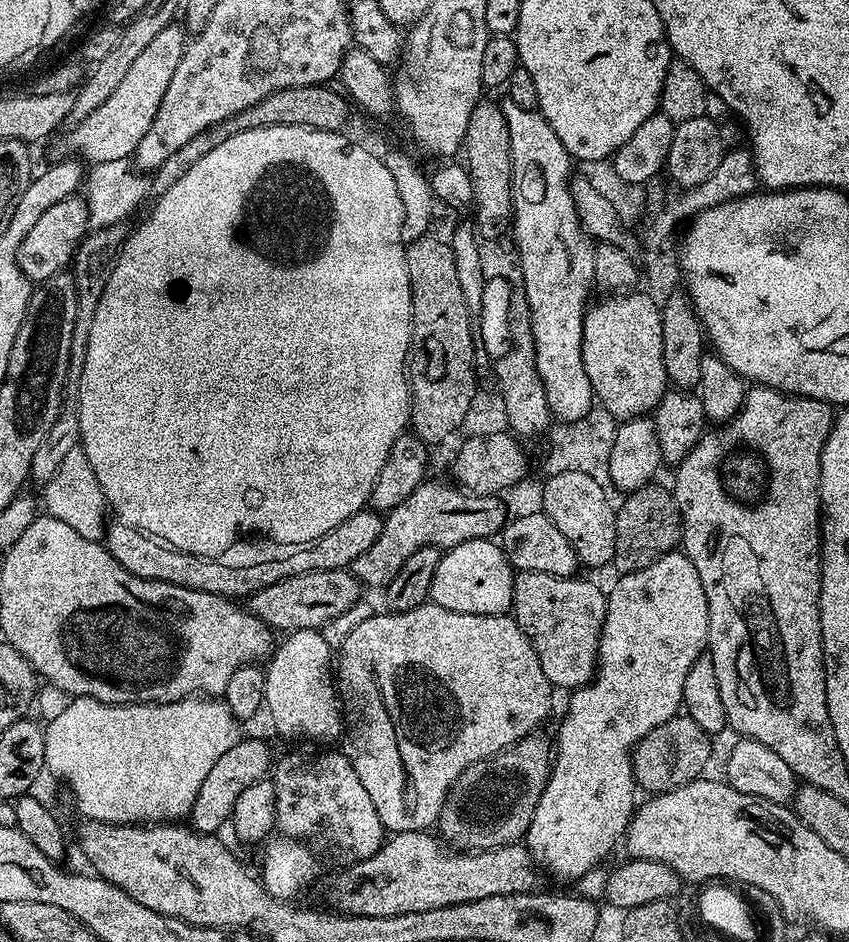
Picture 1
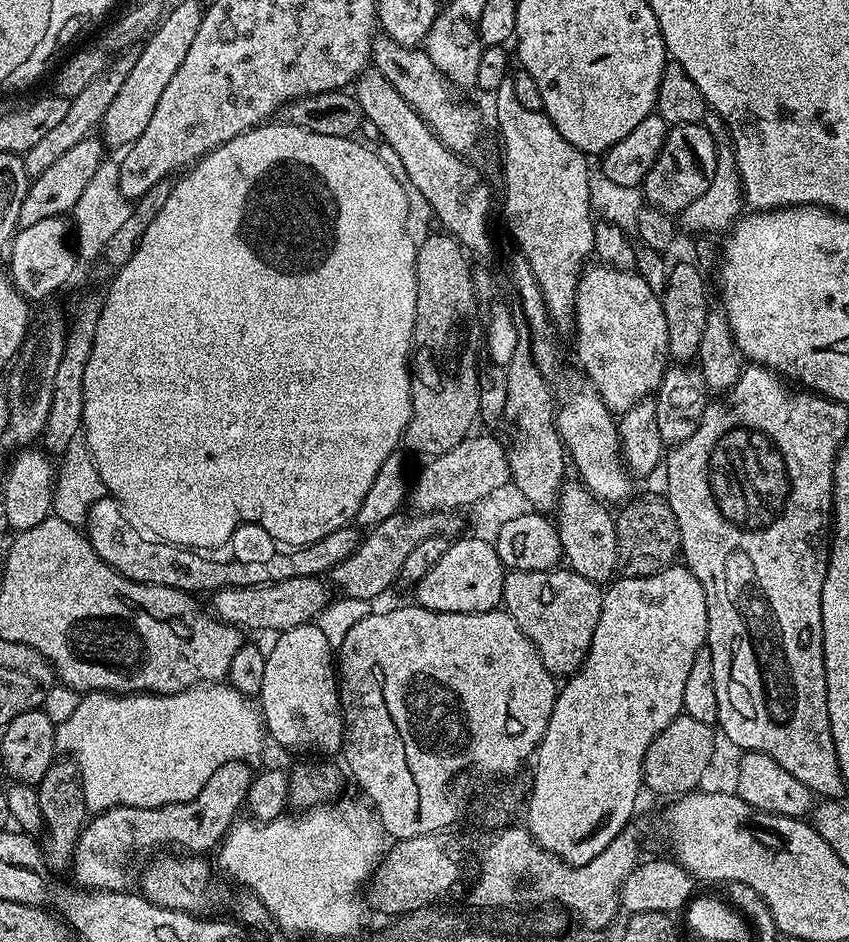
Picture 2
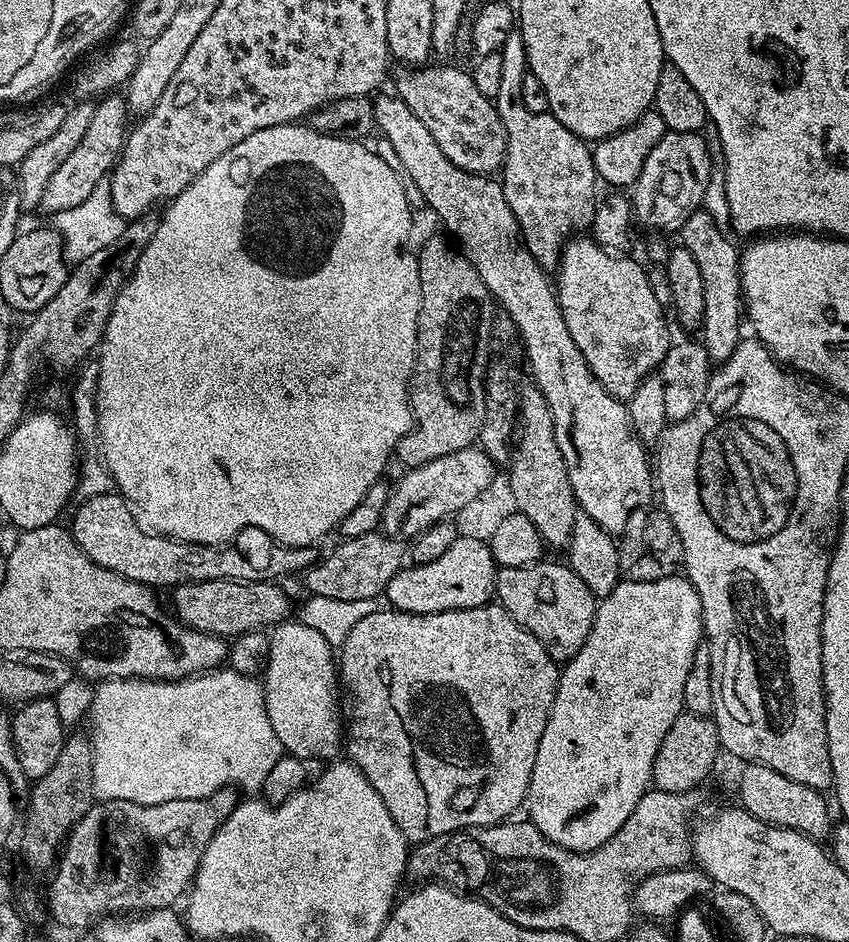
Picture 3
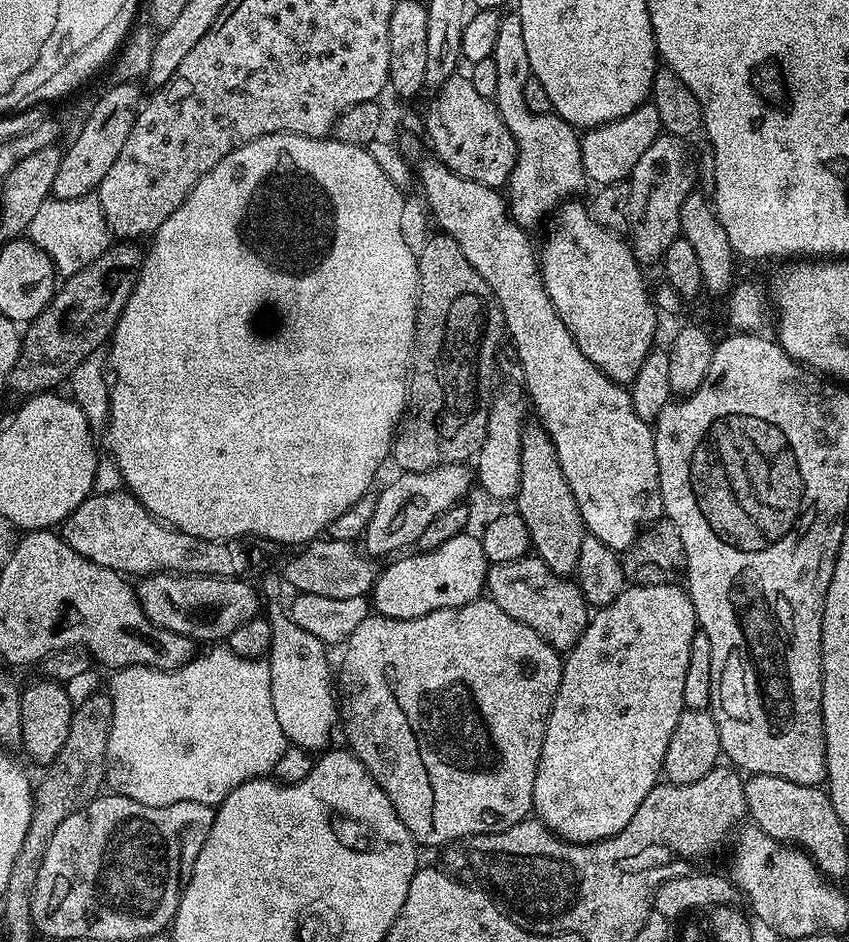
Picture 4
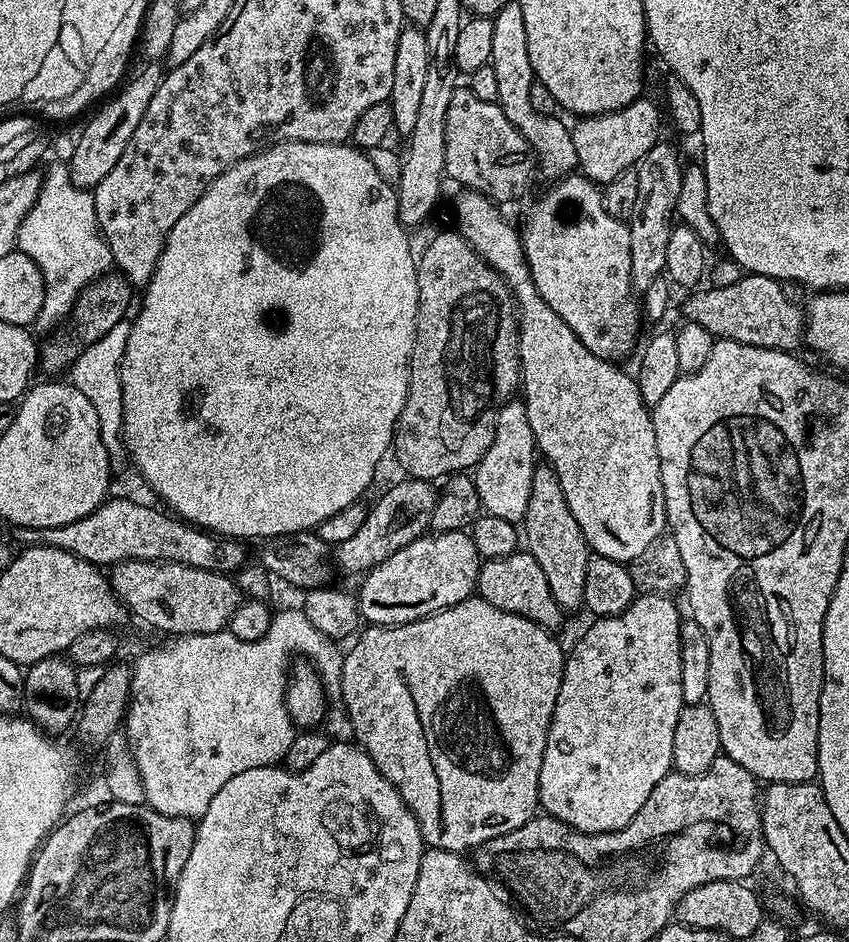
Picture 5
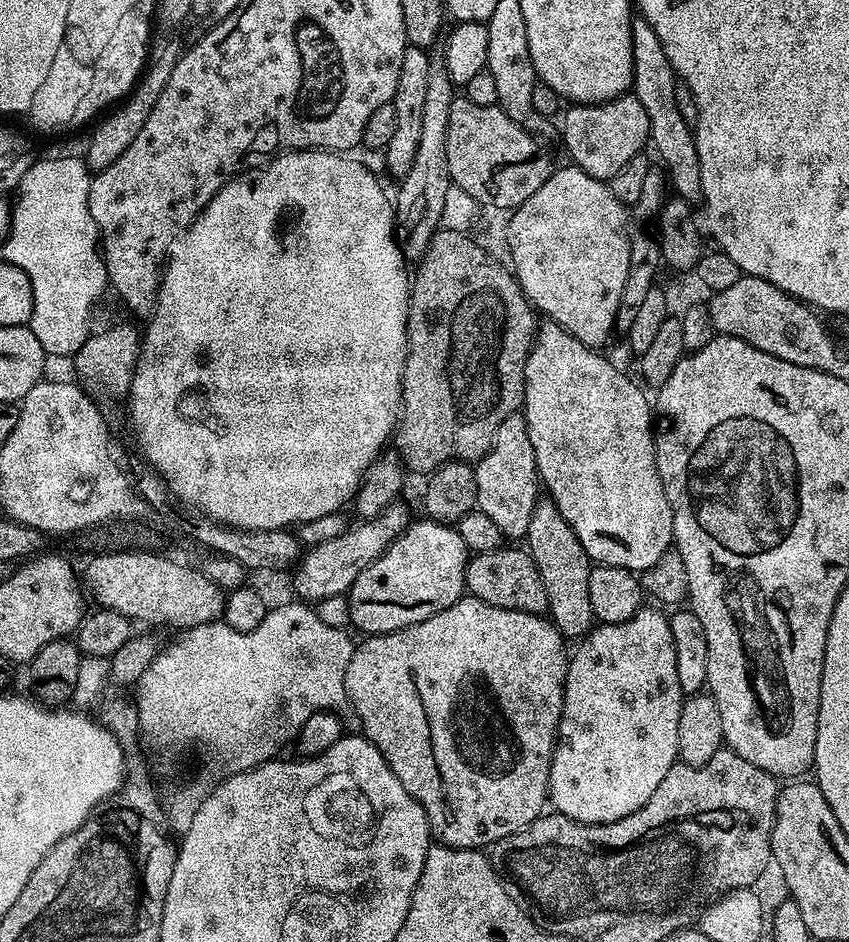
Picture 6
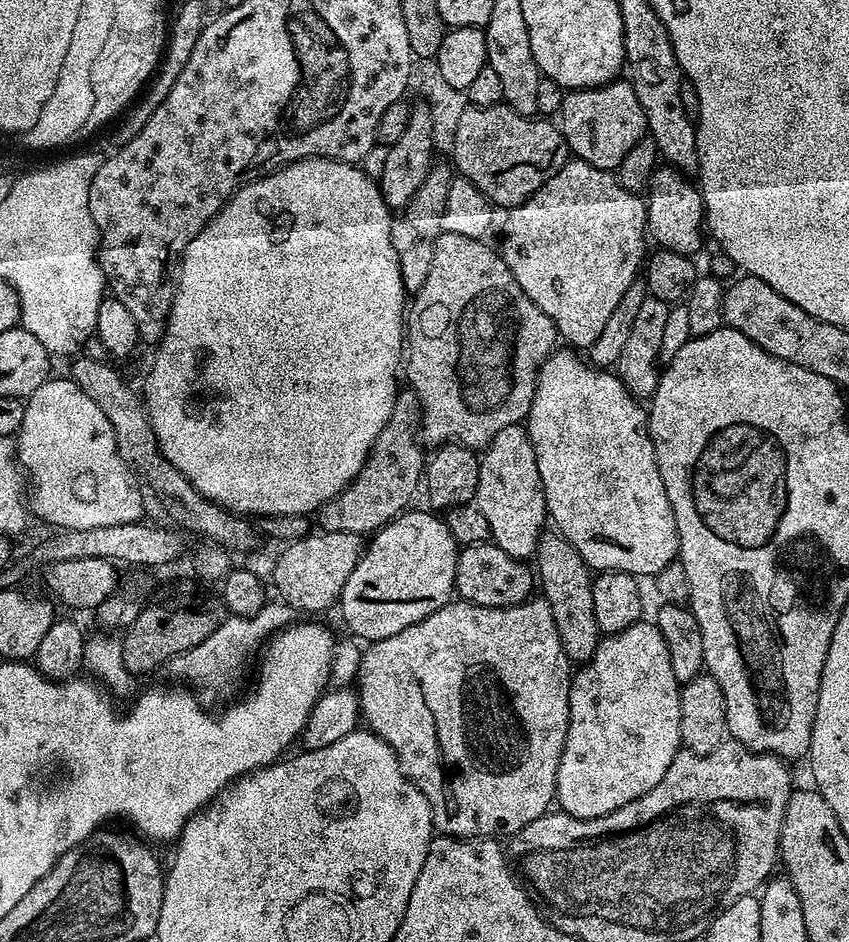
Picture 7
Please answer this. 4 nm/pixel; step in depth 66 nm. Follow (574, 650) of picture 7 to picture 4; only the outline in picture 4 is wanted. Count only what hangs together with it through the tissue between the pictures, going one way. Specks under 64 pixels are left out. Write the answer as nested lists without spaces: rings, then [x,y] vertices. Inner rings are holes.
[[[538,422],[525,423],[522,430],[522,478],[518,482],[514,508],[519,512],[522,522],[526,522],[526,530],[530,530],[531,551],[539,556],[542,562],[546,562],[546,566],[550,566],[554,574],[565,578],[571,577],[578,566],[578,553],[582,550],[586,529],[582,522],[582,514],[578,510],[578,502],[574,502],[570,482],[566,482],[566,474],[562,474],[554,442]]]

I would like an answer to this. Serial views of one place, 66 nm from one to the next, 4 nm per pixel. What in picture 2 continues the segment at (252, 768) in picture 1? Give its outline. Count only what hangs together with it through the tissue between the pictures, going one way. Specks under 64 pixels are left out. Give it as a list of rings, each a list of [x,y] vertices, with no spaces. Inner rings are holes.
[[[243,760],[226,762],[226,766],[210,774],[210,782],[198,790],[193,800],[181,804],[161,808],[120,806],[95,813],[80,832],[76,853],[72,855],[70,872],[76,875],[75,883],[89,890],[123,892],[133,887],[132,859],[135,856],[151,857],[163,849],[160,848],[163,844],[168,847],[165,849],[183,850],[188,854],[204,854],[207,848],[215,849],[245,807],[254,775],[253,769],[248,768],[251,767]]]

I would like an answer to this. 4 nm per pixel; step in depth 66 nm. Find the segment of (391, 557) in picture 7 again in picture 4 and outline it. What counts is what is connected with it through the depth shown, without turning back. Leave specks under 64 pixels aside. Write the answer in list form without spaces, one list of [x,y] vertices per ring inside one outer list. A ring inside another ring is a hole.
[[[462,531],[454,538],[450,538],[450,542],[442,542],[442,546],[440,548],[435,548],[434,550],[430,550],[429,552],[421,552],[419,550],[413,551],[411,554],[401,555],[399,558],[401,560],[393,559],[391,562],[393,564],[388,564],[379,569],[378,575],[376,577],[376,584],[373,586],[370,593],[370,604],[373,609],[379,615],[385,616],[386,618],[398,618],[399,620],[409,620],[410,618],[418,618],[419,616],[425,616],[426,614],[430,614],[434,610],[442,610],[443,608],[461,608],[462,606],[466,606],[470,602],[474,602],[475,600],[481,599],[482,593],[485,591],[487,582],[488,582],[488,570],[489,563],[486,558],[486,554],[482,550],[482,542],[480,541],[479,535],[473,534],[473,536],[468,536],[469,533],[467,531]]]

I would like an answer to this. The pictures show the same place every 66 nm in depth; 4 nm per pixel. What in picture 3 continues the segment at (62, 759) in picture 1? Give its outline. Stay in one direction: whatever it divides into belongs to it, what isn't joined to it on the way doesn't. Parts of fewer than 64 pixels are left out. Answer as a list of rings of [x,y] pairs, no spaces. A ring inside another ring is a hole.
[[[227,666],[184,680],[99,681],[86,720],[92,723],[92,791],[97,801],[161,804],[186,798],[204,800],[229,786],[256,794],[263,789],[274,762],[286,752],[270,724],[261,681]]]

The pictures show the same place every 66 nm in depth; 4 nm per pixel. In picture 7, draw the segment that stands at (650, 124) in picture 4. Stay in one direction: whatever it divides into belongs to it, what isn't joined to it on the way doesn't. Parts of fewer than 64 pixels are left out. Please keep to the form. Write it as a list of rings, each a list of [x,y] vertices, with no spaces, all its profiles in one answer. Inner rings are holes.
[[[624,78],[600,84],[597,88],[565,91],[554,123],[575,159],[609,170],[616,170],[626,154],[646,136],[646,114],[642,114],[642,102],[638,102],[634,86]]]

